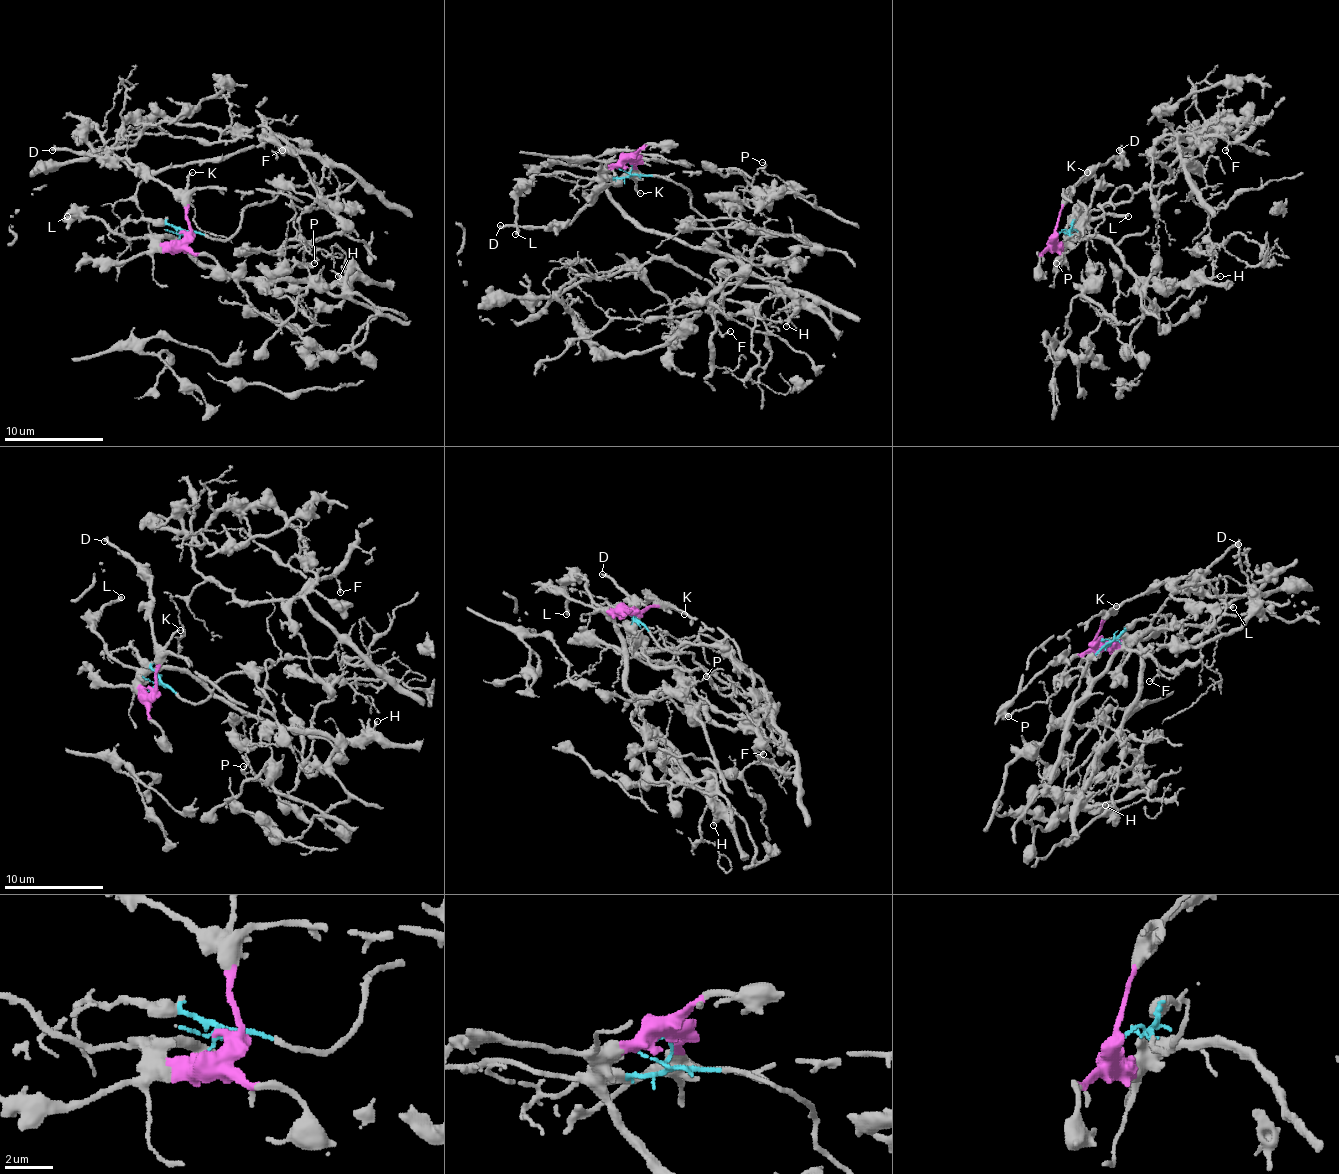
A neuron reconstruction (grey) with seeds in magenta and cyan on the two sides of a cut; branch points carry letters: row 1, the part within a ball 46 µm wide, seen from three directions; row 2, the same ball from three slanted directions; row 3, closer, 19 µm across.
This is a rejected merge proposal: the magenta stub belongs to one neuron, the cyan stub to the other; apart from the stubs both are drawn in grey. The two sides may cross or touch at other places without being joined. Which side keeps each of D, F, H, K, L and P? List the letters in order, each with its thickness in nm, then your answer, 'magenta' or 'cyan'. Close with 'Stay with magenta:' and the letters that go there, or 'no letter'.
D: 240 nm | magenta
F: 120 nm | cyan
H: 140 nm | magenta
K: 150 nm | magenta
L: 240 nm | magenta
P: 110 nm | cyan
Stay with magenta: D, H, K, L

